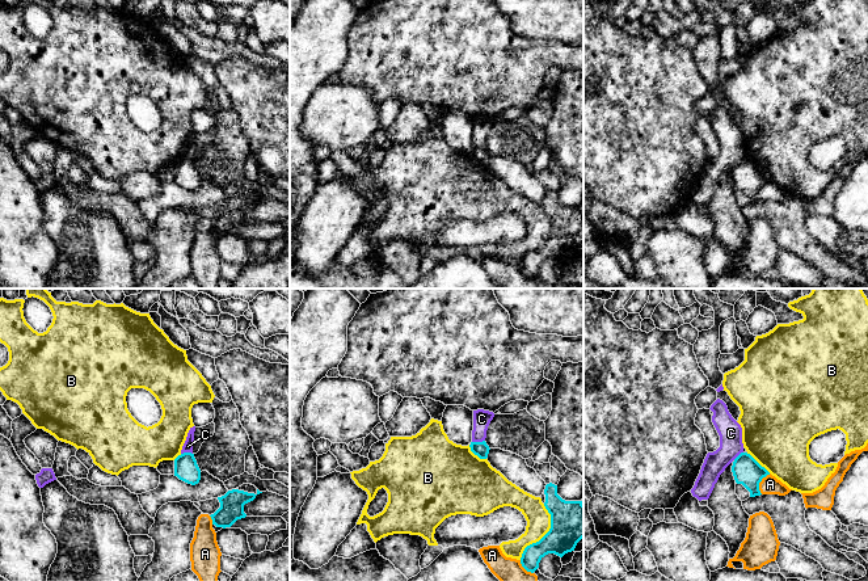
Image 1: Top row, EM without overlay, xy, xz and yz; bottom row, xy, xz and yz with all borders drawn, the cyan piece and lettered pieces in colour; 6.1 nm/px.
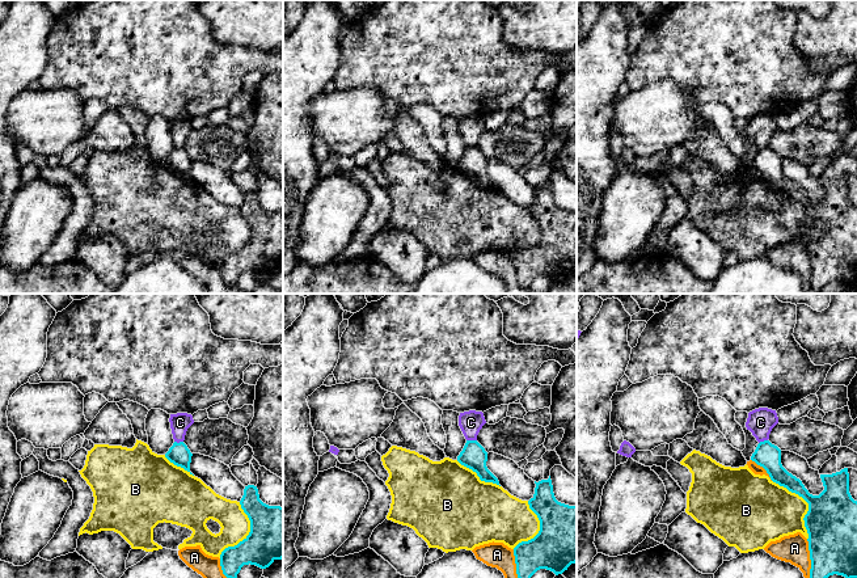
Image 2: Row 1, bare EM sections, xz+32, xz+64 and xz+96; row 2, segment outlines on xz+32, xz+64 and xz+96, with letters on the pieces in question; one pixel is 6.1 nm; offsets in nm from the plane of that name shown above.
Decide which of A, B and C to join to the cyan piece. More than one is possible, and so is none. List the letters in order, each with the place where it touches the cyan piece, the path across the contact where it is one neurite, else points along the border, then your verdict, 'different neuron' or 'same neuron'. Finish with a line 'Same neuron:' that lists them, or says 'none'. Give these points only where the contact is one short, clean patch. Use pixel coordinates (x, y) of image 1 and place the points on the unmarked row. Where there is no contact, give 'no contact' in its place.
A: contact yz (759, 188); different neuron
B: contact xz (546, 240); different neuron
C: contact xz (477, 148); border xz (484, 146), (472, 148); different neuron
Same neuron: none

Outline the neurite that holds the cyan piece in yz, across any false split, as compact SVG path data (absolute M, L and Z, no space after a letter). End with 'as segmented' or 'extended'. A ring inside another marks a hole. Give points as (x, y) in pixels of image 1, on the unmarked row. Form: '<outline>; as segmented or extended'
M741 159L734 165L732 178L736 189L742 190L750 198L750 203L762 201L759 189L770 181L770 178L747 159Z; as segmented

